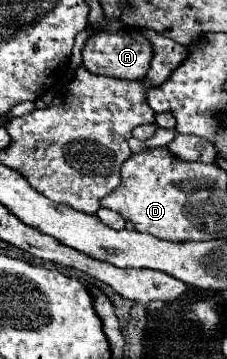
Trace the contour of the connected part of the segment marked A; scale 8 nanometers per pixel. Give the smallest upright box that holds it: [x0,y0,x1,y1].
[83,27,153,79]

